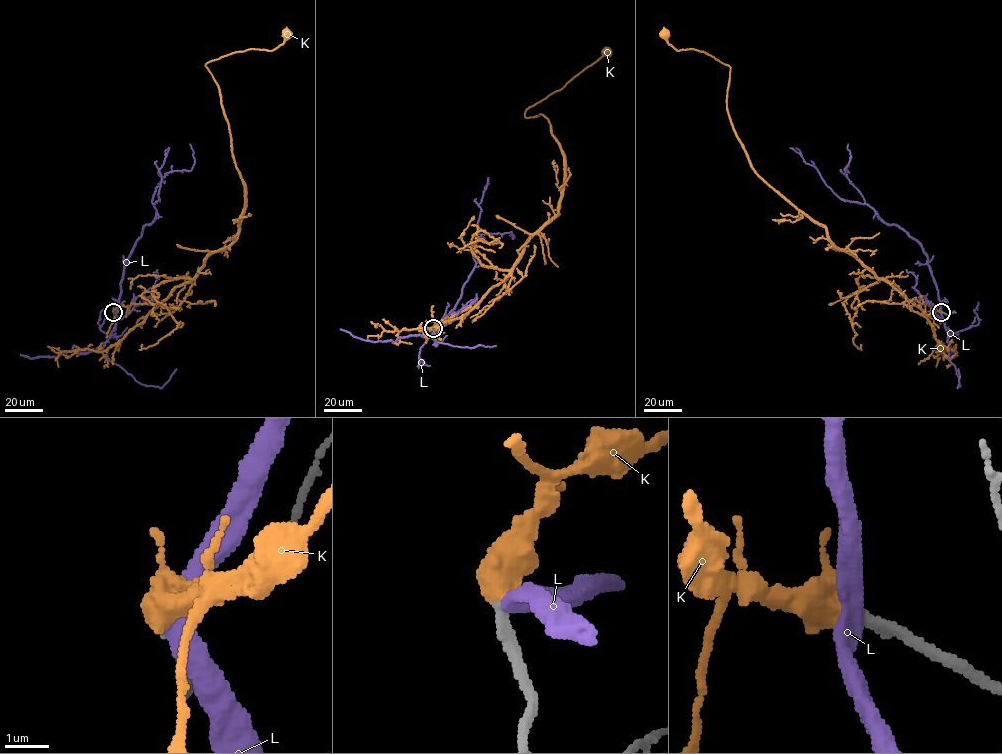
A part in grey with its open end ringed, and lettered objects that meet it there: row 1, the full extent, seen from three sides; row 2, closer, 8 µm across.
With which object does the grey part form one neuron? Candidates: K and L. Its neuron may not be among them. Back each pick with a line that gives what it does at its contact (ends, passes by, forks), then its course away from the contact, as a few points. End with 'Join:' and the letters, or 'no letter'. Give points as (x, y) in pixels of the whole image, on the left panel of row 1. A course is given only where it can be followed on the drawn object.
K: it passes by | via (113, 311), (158, 306), (236, 237), (244, 182), (218, 85), (205, 64), (235, 52), (273, 50), (287, 32)
Join: K

